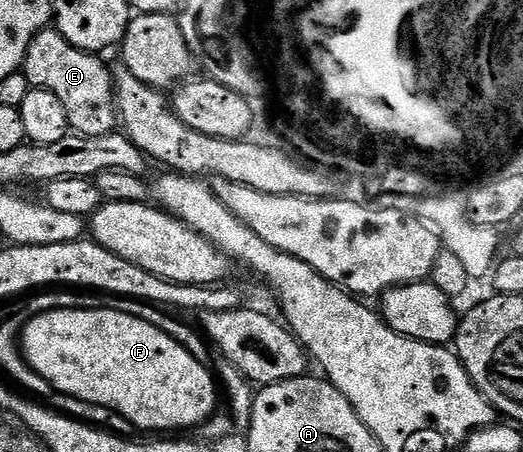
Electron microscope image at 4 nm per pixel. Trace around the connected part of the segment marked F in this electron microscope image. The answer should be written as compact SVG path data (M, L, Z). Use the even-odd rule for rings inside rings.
M56 308L54 310L44 310L36 313L36 318L28 317L21 327L23 333L23 346L21 345L21 353L24 362L30 366L33 372L37 372L47 381L52 391L57 394L64 394L70 398L76 398L82 402L89 404L97 404L101 408L109 408L113 412L117 412L125 420L129 420L135 425L136 431L143 430L187 430L198 428L216 413L215 394L217 398L217 383L215 375L208 370L205 364L201 364L175 339L174 333L162 330L159 326L154 326L151 322L146 322L143 318L138 318L135 314L126 314L123 310L63 310L64 308Z

